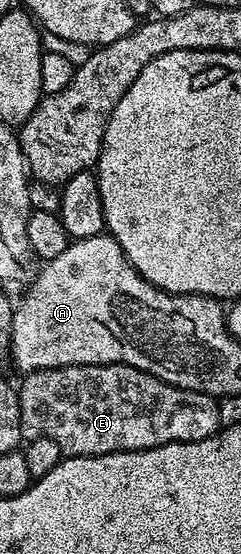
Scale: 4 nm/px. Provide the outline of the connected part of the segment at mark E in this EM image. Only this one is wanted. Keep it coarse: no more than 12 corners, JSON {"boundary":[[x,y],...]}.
{"boundary":[[122,363],[30,371],[26,440],[62,456],[198,443],[212,395]]}

